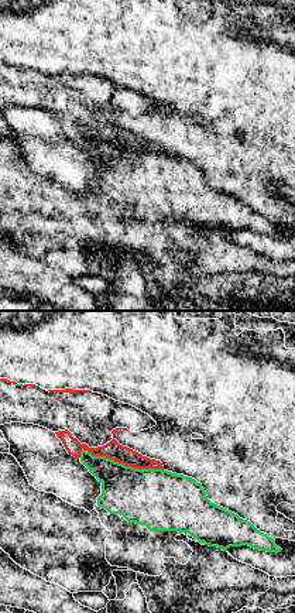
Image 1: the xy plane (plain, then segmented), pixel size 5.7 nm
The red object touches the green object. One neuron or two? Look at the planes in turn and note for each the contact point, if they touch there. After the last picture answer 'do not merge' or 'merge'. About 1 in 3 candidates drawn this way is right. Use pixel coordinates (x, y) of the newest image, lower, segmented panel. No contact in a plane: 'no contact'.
contact (126, 465)

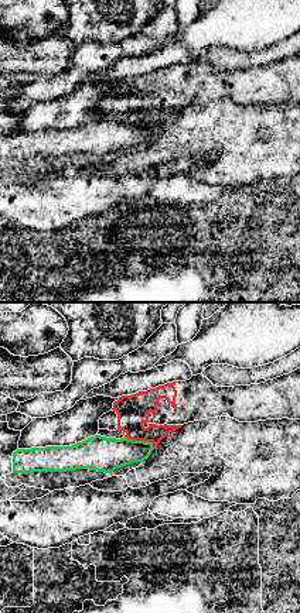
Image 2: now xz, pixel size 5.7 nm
contact (140, 439)

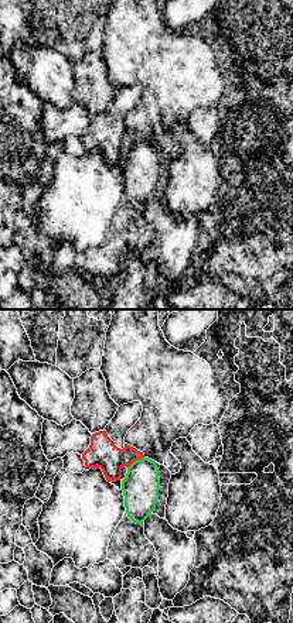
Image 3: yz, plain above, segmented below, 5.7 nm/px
contact (135, 459)

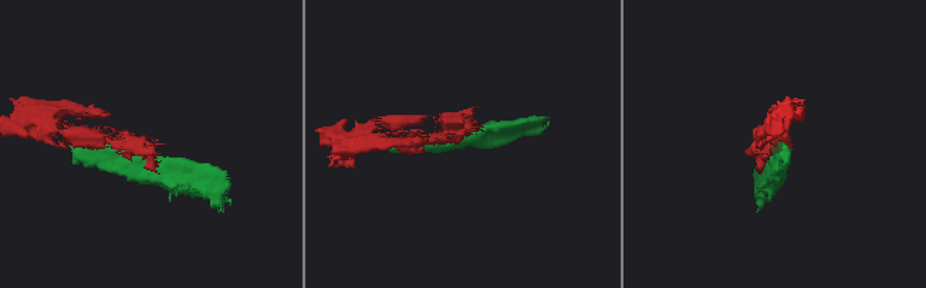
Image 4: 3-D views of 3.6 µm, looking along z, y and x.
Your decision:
do not merge

